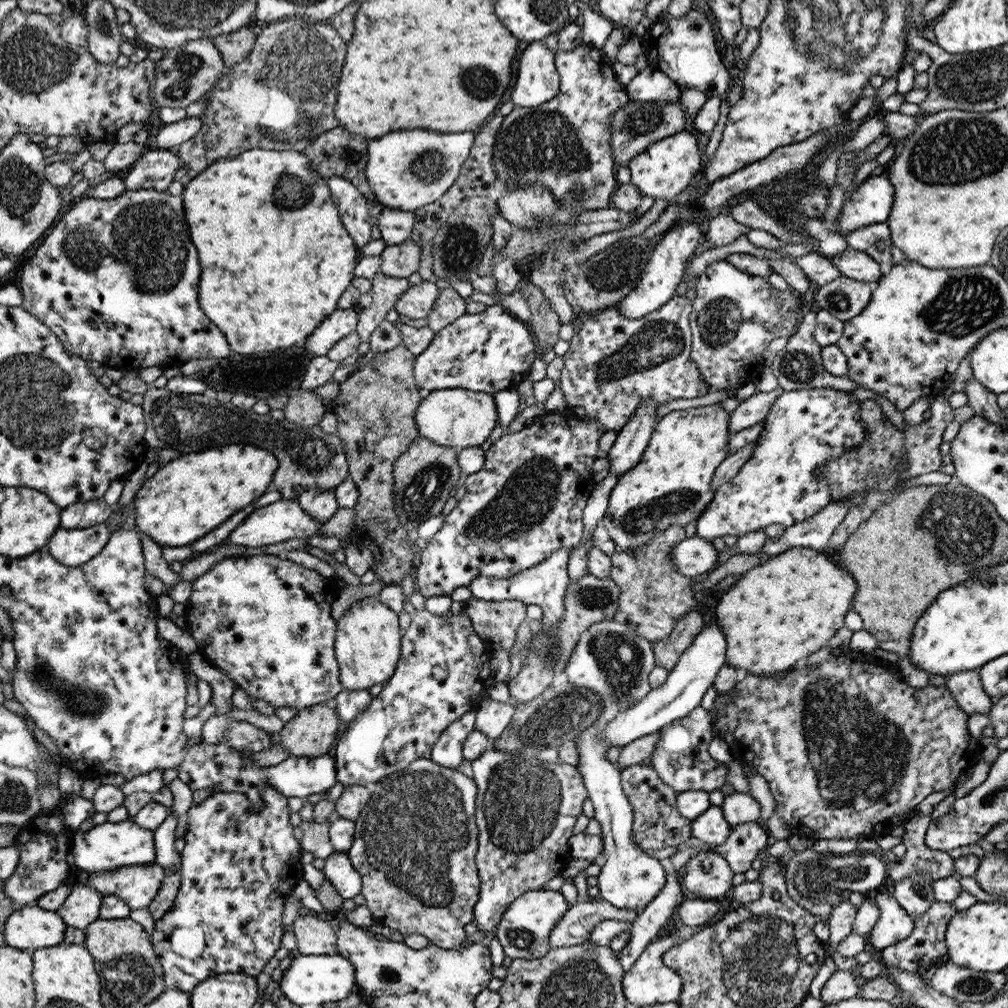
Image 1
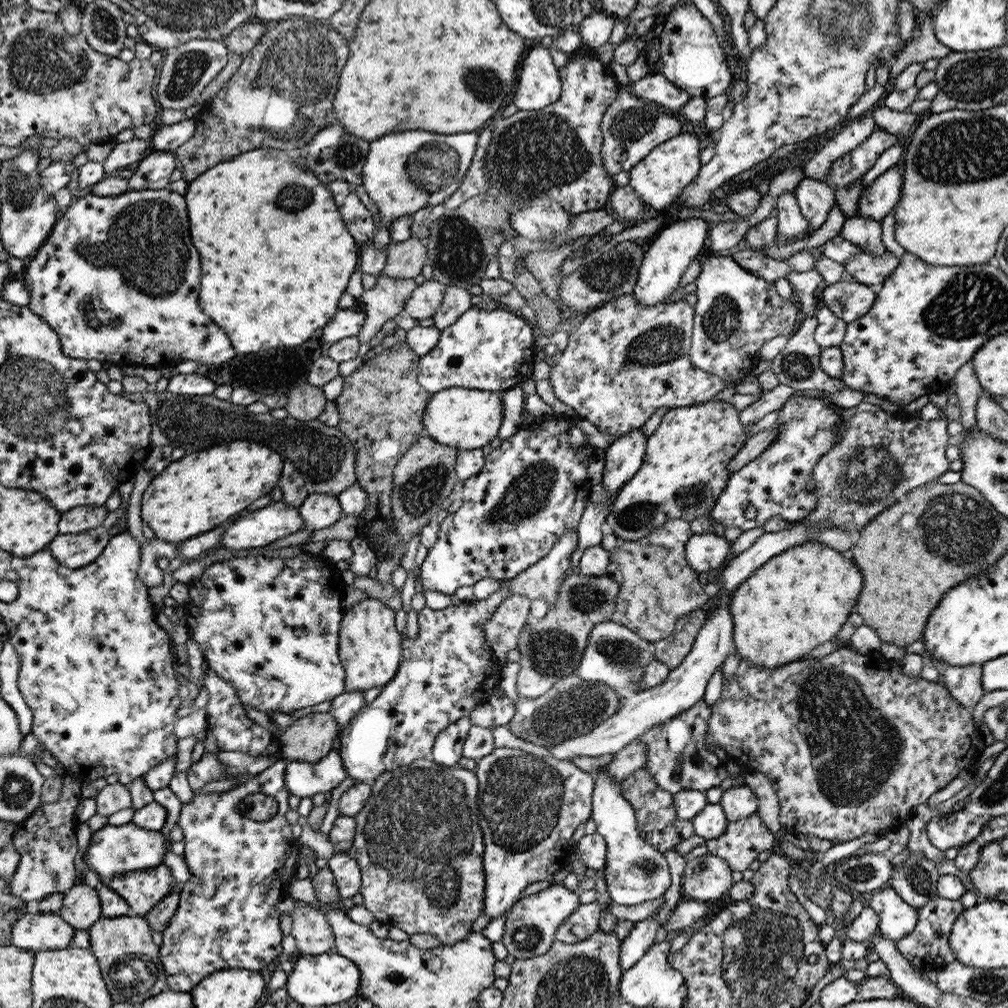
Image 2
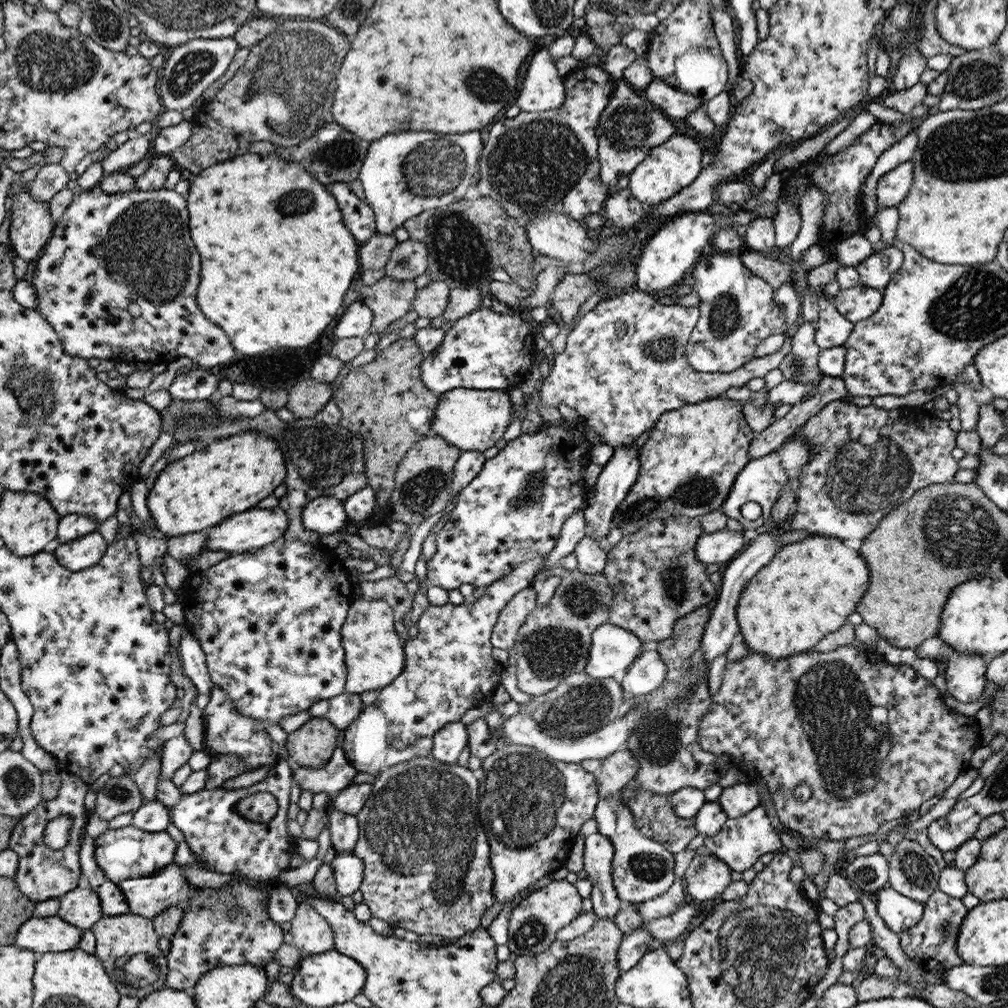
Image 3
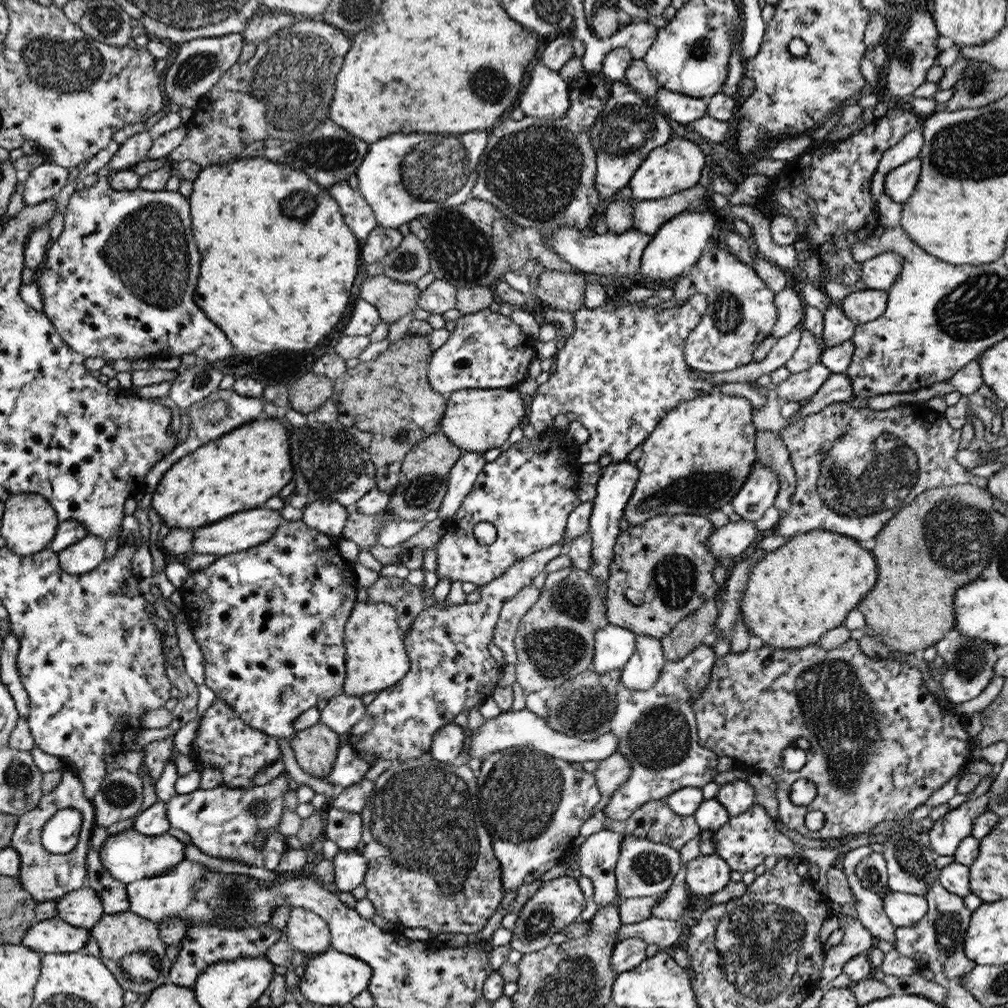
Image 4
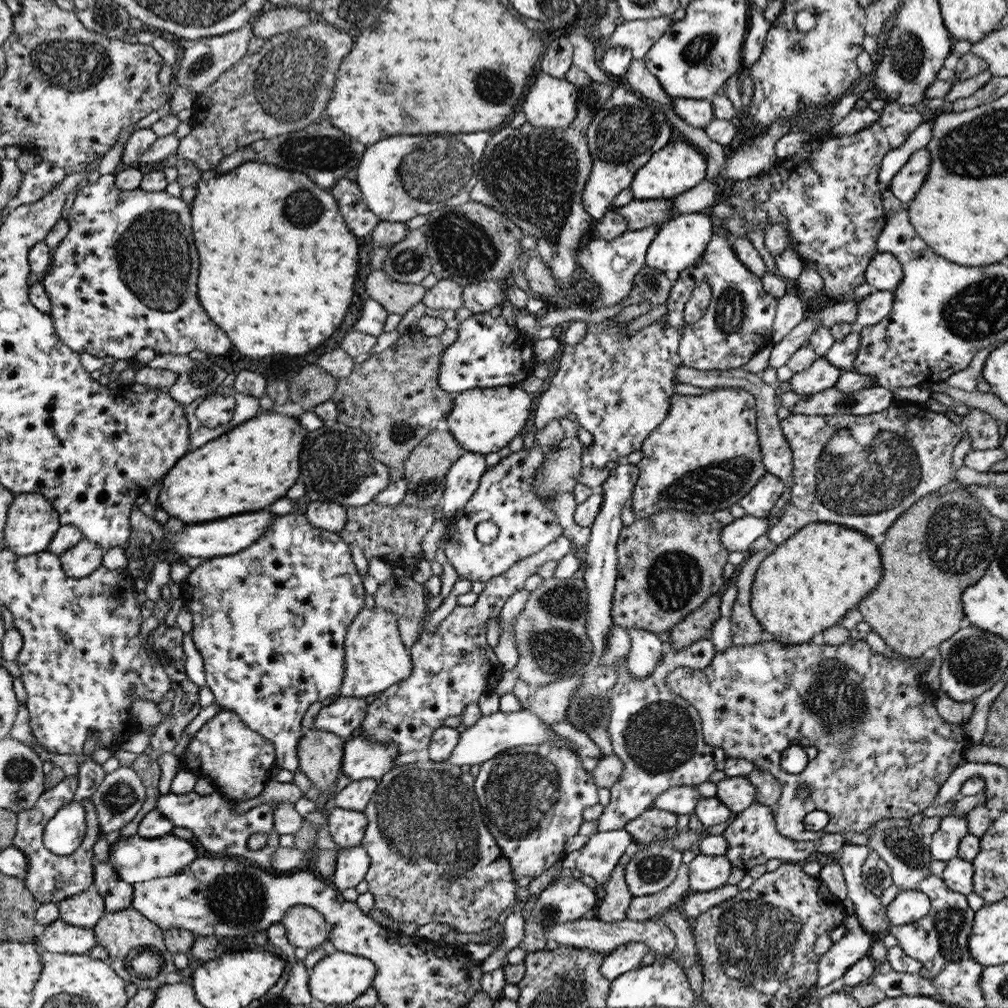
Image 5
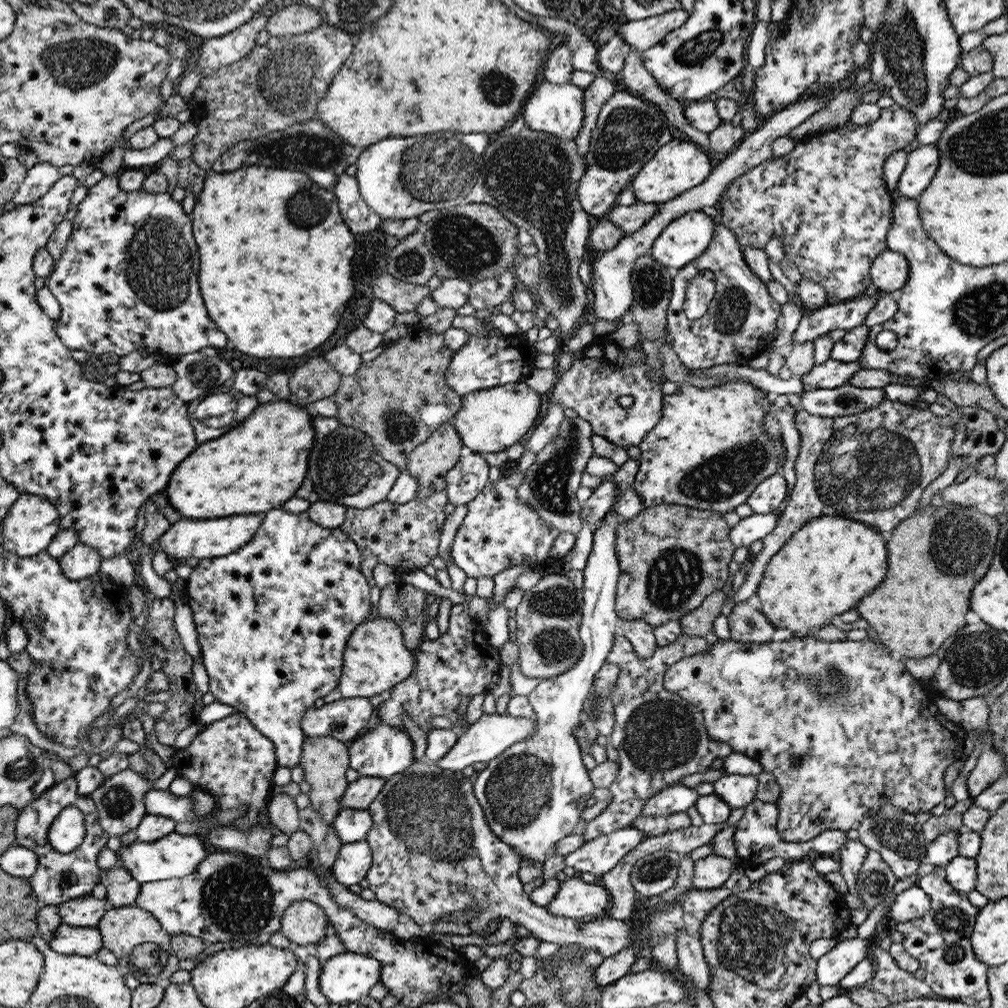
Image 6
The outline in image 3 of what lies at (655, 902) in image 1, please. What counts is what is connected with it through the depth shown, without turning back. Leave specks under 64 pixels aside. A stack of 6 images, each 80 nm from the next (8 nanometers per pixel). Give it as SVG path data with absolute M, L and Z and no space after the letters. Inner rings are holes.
M640 927L629 934L624 934L617 952L617 961L620 972L626 972L649 951L653 936L648 929Z

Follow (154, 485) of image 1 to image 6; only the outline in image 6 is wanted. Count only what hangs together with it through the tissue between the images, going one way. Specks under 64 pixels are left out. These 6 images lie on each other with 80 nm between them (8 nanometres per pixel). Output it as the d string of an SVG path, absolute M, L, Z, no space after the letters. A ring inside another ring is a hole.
M272 401L260 404L254 412L227 433L197 446L178 470L171 476L164 490L166 498L183 518L206 519L234 514L256 514L268 512L294 497L294 492L307 477L310 470L311 448L315 444L312 427L314 413L310 406L298 406L286 401Z

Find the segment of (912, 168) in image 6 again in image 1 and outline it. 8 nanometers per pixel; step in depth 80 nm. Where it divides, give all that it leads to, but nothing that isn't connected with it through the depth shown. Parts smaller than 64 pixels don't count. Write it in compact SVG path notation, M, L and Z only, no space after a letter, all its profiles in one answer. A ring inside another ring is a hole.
M879 172L867 177L844 201L837 218L837 234L844 236L846 230L858 230L863 226L887 222L894 195L894 185L887 174Z

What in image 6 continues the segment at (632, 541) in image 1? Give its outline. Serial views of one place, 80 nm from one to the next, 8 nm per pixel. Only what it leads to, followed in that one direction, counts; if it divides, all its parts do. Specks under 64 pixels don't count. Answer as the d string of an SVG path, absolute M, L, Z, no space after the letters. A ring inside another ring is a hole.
M737 381L719 385L713 388L696 388L688 383L678 384L678 390L674 394L663 396L662 416L660 422L644 437L639 444L641 450L641 459L639 461L639 469L633 482L638 496L643 500L643 508L649 506L658 506L659 504L681 504L689 508L696 508L698 511L714 511L717 513L732 512L740 505L746 504L752 491L769 476L776 475L780 468L780 458L786 457L786 451L780 436L773 438L767 434L765 430L764 419L767 412L772 408L773 397L769 396L766 391L756 388L750 382Z

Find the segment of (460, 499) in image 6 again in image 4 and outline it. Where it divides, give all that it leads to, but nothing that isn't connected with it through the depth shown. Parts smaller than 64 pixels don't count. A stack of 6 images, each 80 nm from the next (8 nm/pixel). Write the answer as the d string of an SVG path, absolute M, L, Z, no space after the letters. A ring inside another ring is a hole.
M465 451L456 461L447 479L447 491L438 510L438 520L445 522L456 514L486 463L482 453L470 451Z

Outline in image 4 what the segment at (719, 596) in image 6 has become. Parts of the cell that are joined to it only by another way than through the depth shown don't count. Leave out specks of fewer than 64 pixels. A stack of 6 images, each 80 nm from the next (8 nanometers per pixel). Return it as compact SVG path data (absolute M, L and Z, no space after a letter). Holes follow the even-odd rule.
M715 597L704 602L691 615L678 621L672 627L672 630L664 638L660 639L665 660L673 660L674 662L682 660L691 650L709 640L712 632L714 632L715 622L719 615L719 610L716 608L717 601L718 597Z

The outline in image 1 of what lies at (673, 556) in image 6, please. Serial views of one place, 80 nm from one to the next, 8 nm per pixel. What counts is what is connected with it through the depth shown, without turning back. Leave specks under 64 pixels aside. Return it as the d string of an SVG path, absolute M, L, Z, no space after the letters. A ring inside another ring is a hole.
M672 525L656 538L638 548L617 548L611 556L612 570L609 578L621 588L620 606L613 619L629 626L642 638L657 641L666 638L676 626L678 619L696 610L692 585L698 581L675 570L671 562L671 550L686 538L686 530Z

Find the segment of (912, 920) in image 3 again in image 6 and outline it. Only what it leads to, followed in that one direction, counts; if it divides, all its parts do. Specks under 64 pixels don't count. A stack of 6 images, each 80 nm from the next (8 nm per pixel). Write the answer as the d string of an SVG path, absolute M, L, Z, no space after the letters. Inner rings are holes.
M916 884L896 895L889 905L888 915L899 924L920 919L931 907L930 897Z

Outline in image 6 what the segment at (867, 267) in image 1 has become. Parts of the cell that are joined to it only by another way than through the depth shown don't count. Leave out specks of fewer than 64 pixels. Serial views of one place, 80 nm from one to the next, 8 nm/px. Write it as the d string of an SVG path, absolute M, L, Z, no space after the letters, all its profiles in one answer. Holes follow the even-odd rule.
M887 249L879 254L870 268L870 279L878 292L897 295L908 282L910 267L904 254Z

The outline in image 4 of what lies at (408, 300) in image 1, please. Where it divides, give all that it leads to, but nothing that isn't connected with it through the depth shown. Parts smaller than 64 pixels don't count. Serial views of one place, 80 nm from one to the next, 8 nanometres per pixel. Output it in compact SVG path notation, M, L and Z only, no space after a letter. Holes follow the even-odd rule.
M436 279L426 290L421 291L417 306L431 315L442 315L456 308L456 294L458 294L458 289L454 285L446 280Z

